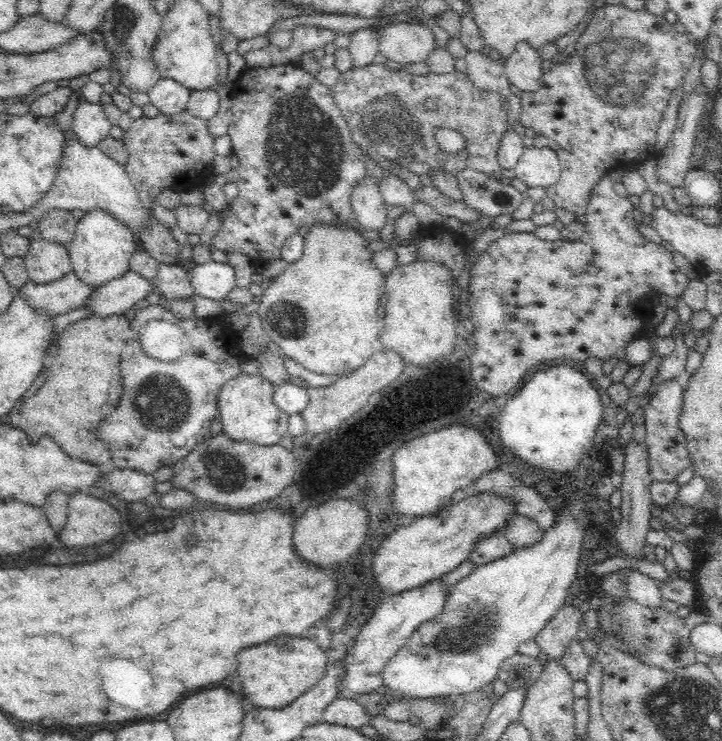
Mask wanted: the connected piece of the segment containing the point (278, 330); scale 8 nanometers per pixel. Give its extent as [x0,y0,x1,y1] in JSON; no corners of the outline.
[257,221,386,377]

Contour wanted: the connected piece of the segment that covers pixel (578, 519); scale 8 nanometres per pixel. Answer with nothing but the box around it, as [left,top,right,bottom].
[382,497,588,698]

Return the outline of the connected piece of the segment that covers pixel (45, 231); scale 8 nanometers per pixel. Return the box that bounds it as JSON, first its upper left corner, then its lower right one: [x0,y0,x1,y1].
[37,208,77,246]

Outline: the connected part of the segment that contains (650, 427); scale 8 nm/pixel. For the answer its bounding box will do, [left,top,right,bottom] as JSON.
[645,380,691,482]

